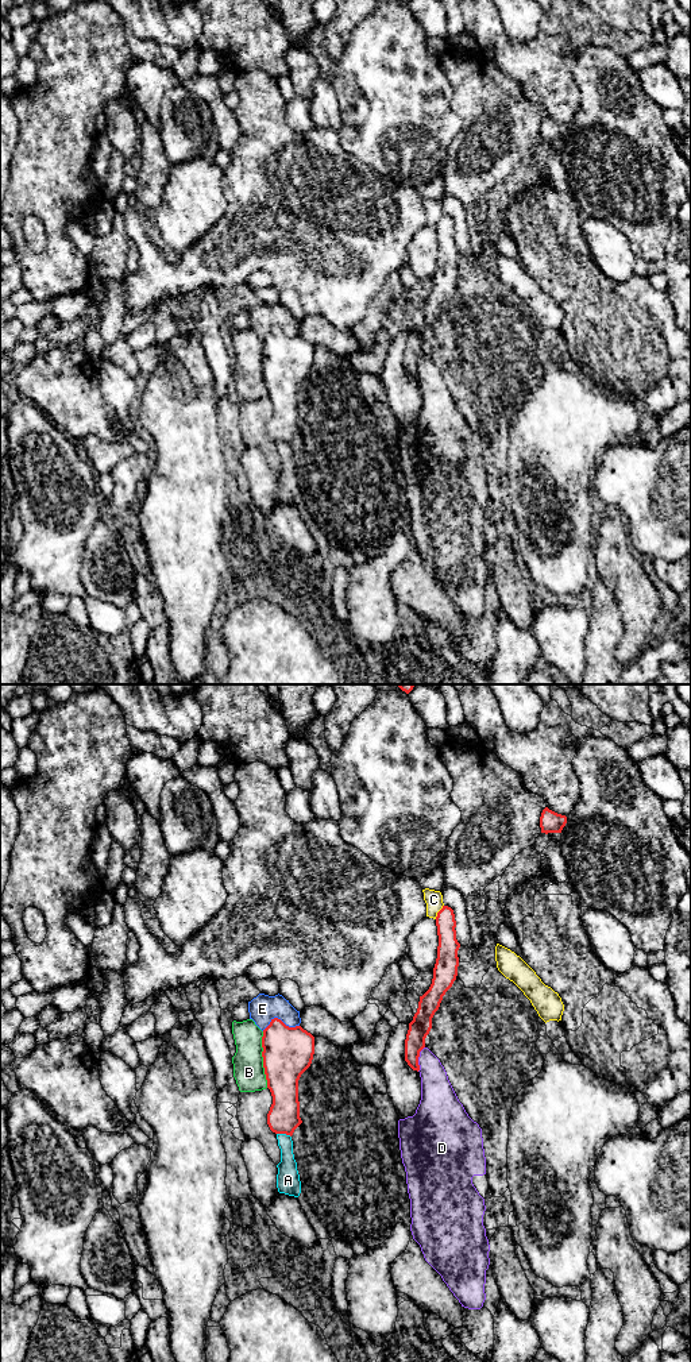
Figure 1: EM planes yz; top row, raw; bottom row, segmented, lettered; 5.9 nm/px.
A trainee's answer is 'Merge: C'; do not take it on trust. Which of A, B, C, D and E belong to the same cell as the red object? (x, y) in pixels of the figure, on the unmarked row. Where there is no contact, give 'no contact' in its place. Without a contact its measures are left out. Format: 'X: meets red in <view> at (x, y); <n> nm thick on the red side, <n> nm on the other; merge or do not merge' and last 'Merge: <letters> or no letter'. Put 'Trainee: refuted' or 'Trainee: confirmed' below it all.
A: meets red in yz at (284, 442); 190 nm thick on the red side, 130 nm on the other; do not merge
B: meets red in yz at (263, 369); 300 nm thick on the red side, 190 nm on the other; do not merge
C: meets red in yz at (439, 220); 130 nm thick on the red side, 110 nm on the other; do not merge
D: meets red in yz at (417, 367); 120 nm thick on the red side, 200 nm on the other; do not merge
E: meets red in yz at (280, 328); 300 nm thick on the red side, 160 nm on the other; do not merge
Merge: no letter
Trainee: refuted

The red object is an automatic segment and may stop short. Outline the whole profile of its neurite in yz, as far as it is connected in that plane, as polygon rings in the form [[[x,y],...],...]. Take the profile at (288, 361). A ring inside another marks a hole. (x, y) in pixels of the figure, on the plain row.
[[[274,327],[263,339],[262,356],[267,397],[273,405],[267,433],[273,441],[292,445],[302,432],[298,389],[312,373],[314,346],[301,335],[289,336]]]

